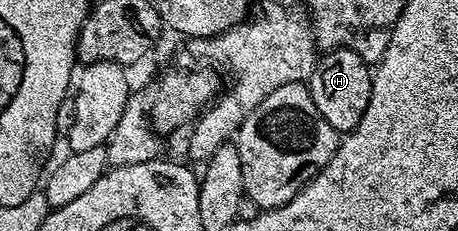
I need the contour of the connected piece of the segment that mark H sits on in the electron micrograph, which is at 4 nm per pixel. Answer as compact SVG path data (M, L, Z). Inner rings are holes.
M331 49L320 54L307 84L311 99L315 99L315 107L319 107L319 115L335 127L337 134L344 135L356 127L359 119L363 119L363 111L367 111L367 103L371 99L372 82L370 62L350 49Z

